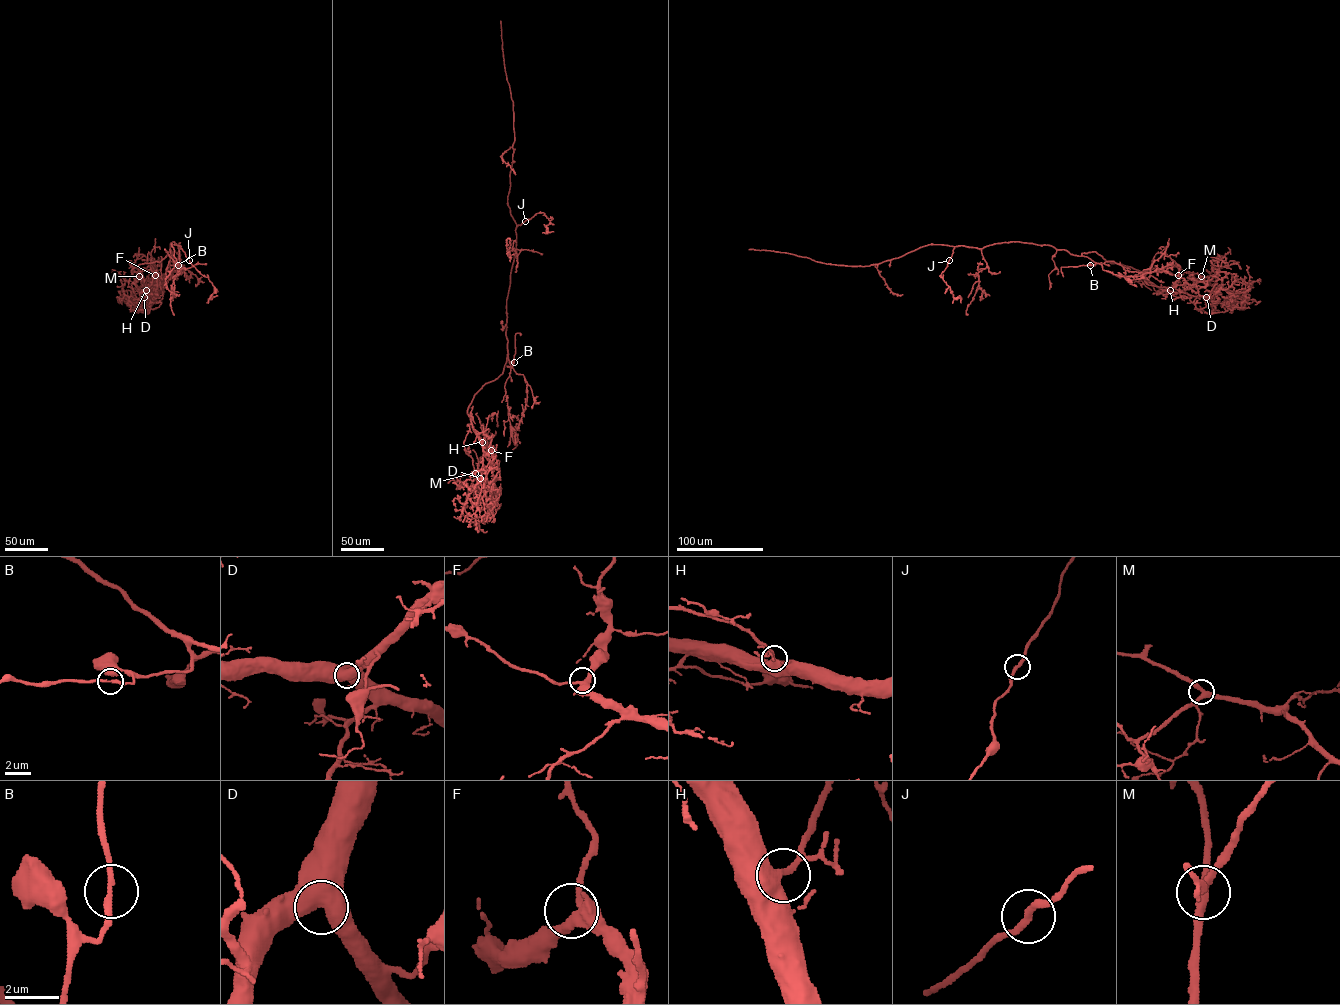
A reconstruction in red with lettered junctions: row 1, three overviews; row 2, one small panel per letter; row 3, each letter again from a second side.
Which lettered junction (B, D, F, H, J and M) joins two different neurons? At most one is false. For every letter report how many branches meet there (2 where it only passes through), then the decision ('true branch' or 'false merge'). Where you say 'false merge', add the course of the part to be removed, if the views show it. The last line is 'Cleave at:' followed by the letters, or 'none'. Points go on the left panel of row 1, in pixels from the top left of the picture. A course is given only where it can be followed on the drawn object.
B: 2 | true branch
D: 2 | true branch
F: 3 | true branch
H: 2 | true branch
J: 2 | true branch
M: 3 | true branch
Cleave at: none

